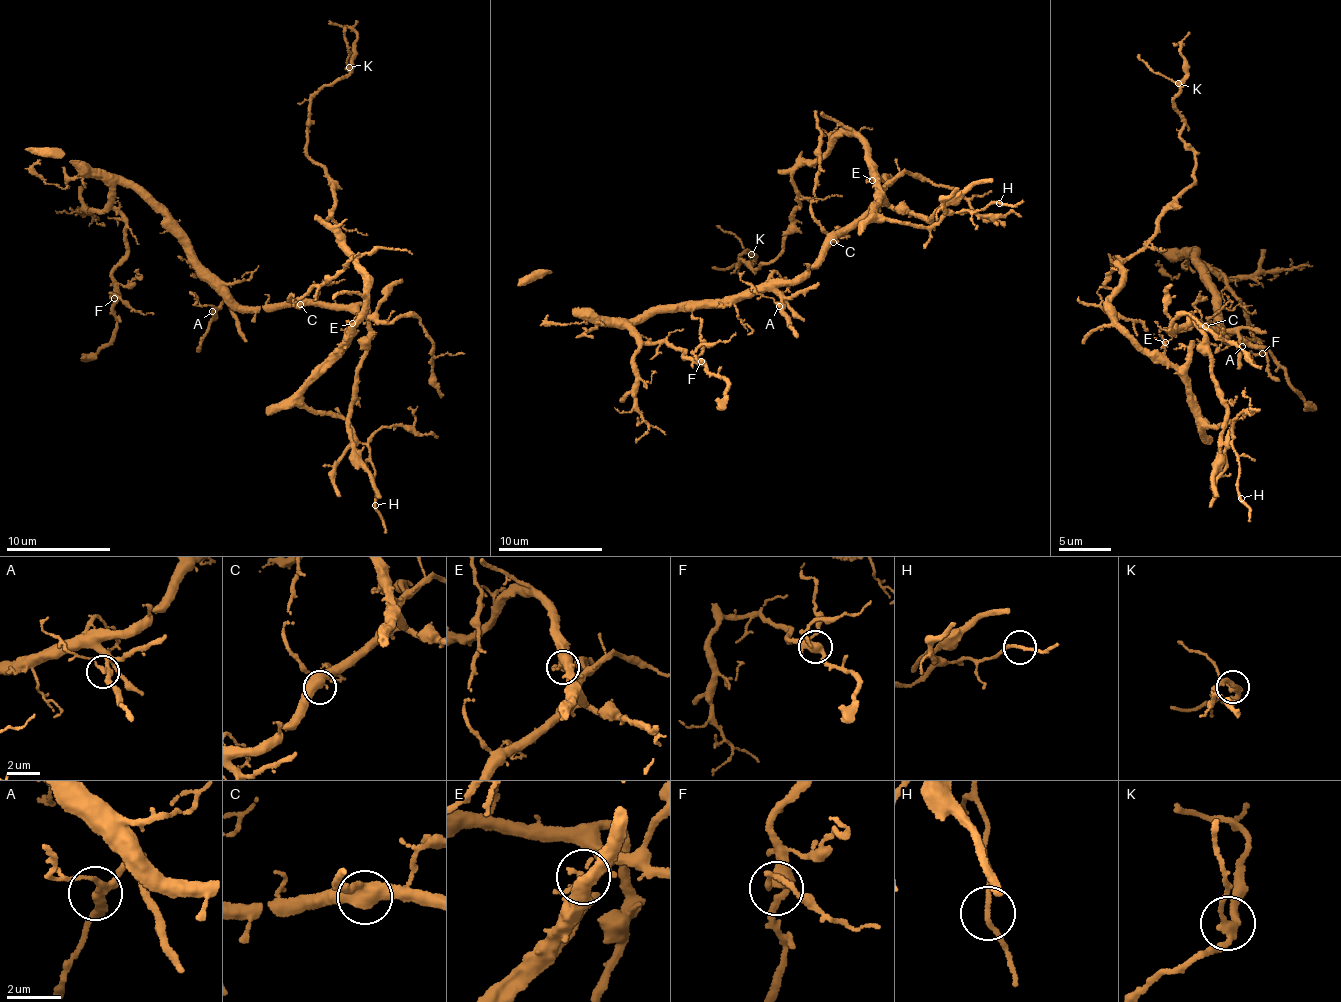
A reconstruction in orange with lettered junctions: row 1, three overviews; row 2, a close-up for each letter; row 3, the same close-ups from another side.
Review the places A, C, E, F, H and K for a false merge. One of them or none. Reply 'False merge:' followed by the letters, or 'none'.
False merge: E

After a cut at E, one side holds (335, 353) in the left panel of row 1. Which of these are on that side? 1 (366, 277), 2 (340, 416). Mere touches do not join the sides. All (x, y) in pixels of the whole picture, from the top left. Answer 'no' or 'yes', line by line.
1: yes
2: yes

